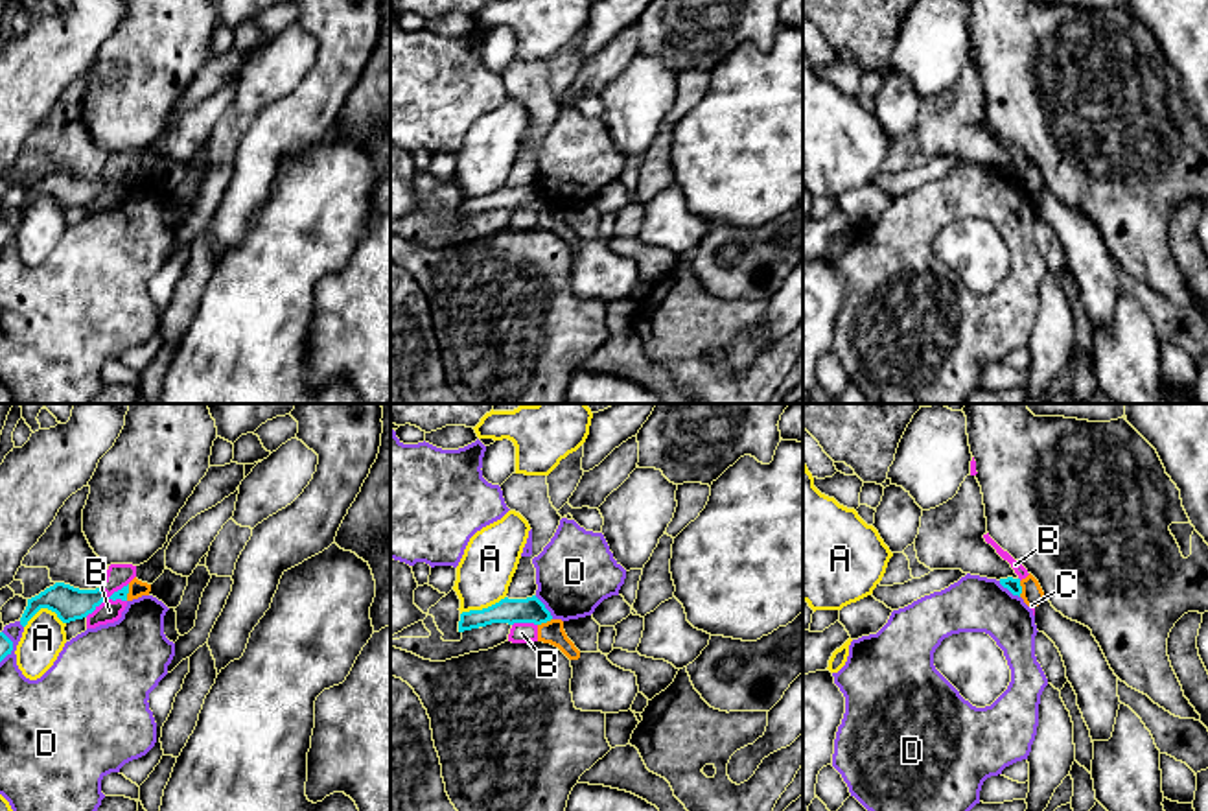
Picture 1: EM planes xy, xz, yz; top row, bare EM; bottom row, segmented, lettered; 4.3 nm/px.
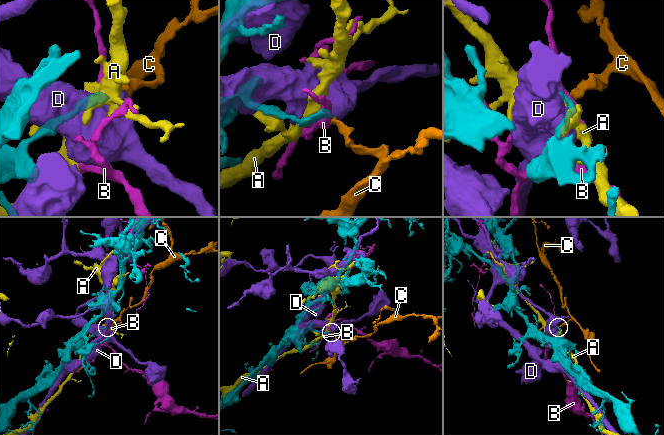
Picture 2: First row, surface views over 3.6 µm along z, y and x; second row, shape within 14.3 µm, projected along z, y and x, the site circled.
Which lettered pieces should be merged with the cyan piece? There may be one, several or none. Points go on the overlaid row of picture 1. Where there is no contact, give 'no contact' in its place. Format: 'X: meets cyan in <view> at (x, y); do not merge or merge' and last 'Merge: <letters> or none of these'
A: meets cyan in xy at (43, 607); do not merge
B: meets cyan in xy at (105, 599); do not merge
C: meets cyan in xy at (127, 592); do not merge
D: meets cyan in xy at (11, 647); do not merge
Merge: none of these

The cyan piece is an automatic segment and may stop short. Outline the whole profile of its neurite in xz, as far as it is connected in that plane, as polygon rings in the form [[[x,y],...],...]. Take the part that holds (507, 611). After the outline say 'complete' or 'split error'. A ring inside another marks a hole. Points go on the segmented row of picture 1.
[[[536,597],[527,599],[501,599],[499,603],[482,608],[482,610],[470,610],[460,614],[459,632],[486,627],[492,623],[534,623],[541,625],[551,621],[552,616],[545,608],[545,605]]]; complete

